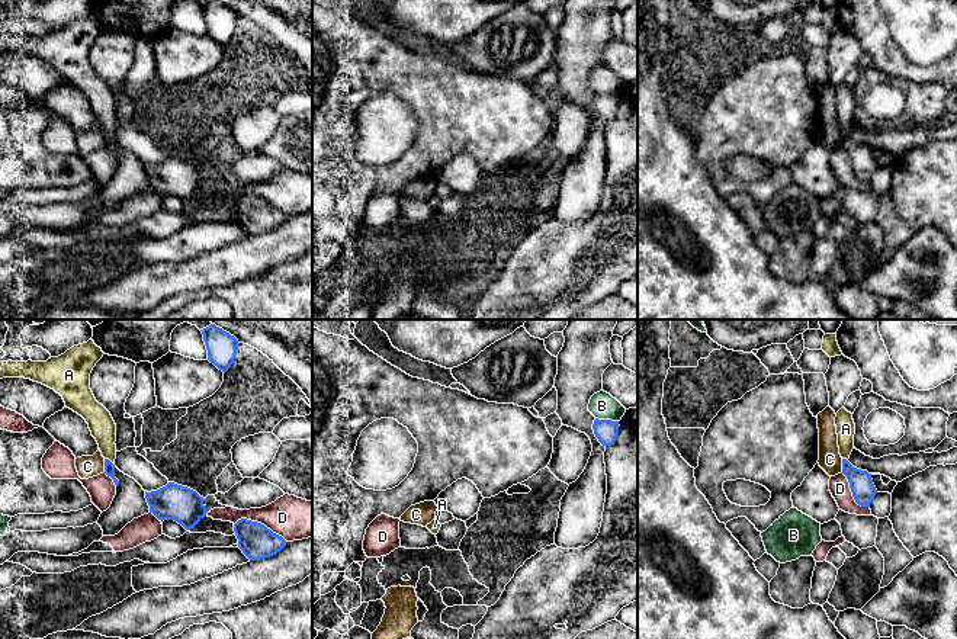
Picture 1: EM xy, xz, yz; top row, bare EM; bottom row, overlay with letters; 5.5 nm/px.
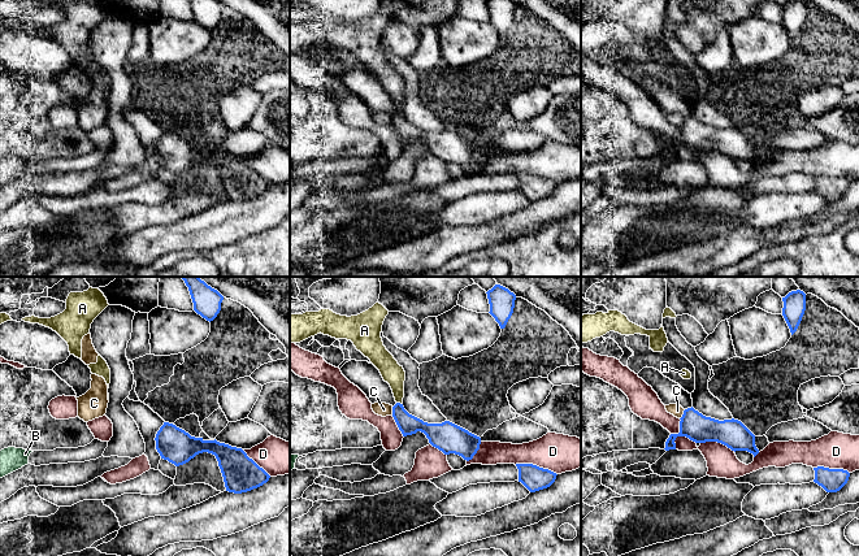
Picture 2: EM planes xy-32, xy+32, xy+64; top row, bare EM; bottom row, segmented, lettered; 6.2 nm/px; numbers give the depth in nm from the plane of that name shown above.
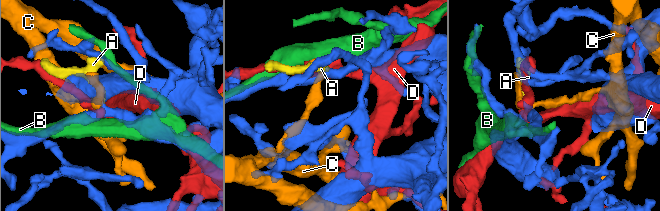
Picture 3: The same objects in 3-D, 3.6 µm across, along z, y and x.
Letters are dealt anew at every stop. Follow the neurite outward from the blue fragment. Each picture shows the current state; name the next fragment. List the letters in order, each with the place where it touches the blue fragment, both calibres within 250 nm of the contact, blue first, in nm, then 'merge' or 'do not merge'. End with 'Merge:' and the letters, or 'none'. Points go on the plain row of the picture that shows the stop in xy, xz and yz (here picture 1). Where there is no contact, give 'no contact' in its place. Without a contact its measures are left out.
A: contact xy (109, 135); calibres 60 and 140 nm; merge
B: contact xz (607, 95); calibres 130 and 150 nm; do not merge
C: contact xy (105, 141); calibres 60 and 130 nm; do not merge
D: contact xy (260, 198); calibres 190 and 240 nm; do not merge
Merge: A

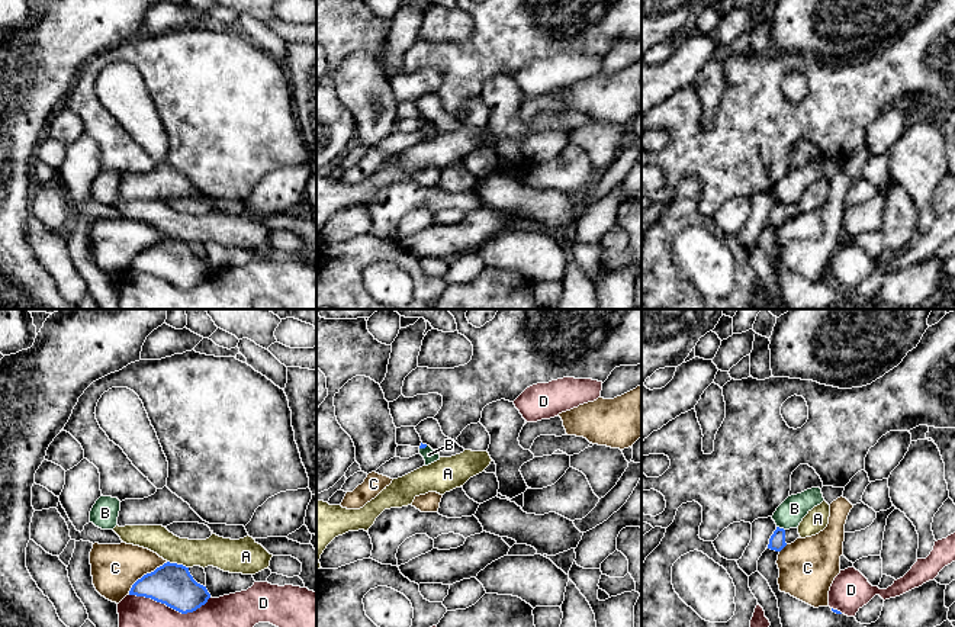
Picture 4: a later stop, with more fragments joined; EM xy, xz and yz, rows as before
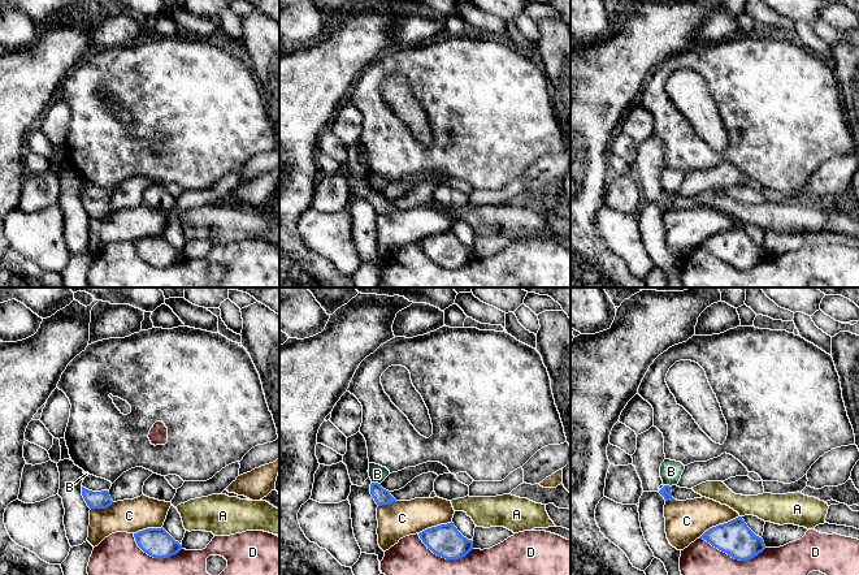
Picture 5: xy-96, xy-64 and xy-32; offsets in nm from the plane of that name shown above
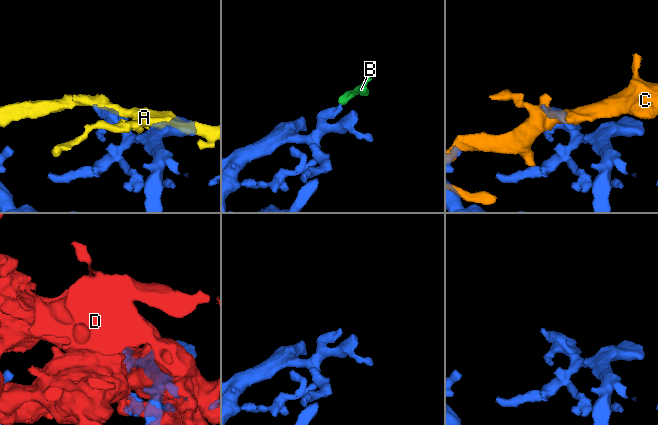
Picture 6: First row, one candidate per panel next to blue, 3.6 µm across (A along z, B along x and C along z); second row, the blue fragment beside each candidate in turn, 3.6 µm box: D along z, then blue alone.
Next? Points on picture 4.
A: contact xy (176, 238); calibres 240 and 170 nm; do not merge
B: contact yz (781, 203); calibres 90 and 150 nm; do not merge
C: contact xy (147, 248); calibres 240 and 280 nm; do not merge
D: contact xy (170, 282); calibres 240 and 360 nm; do not merge
Merge: none

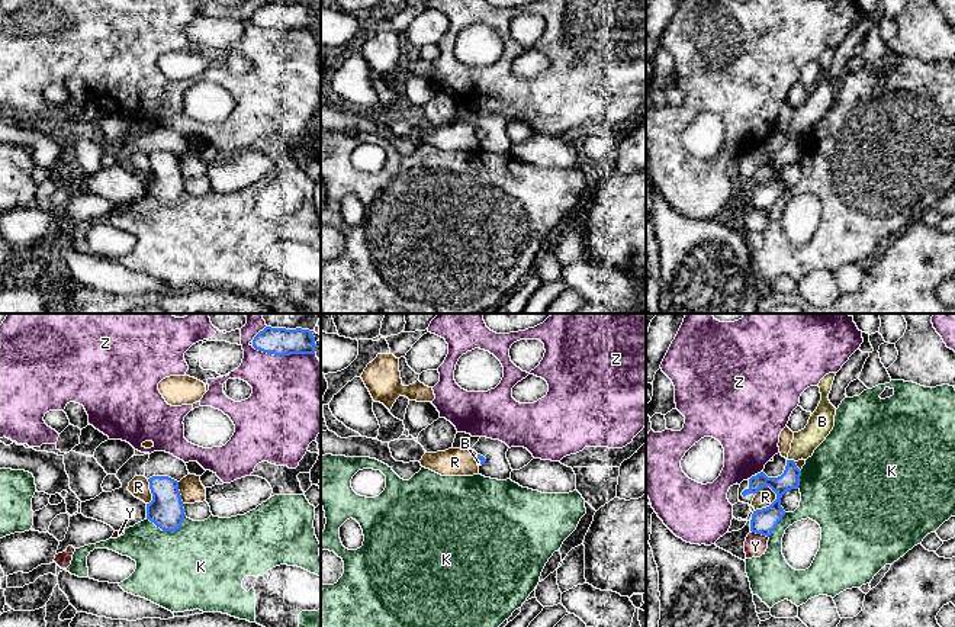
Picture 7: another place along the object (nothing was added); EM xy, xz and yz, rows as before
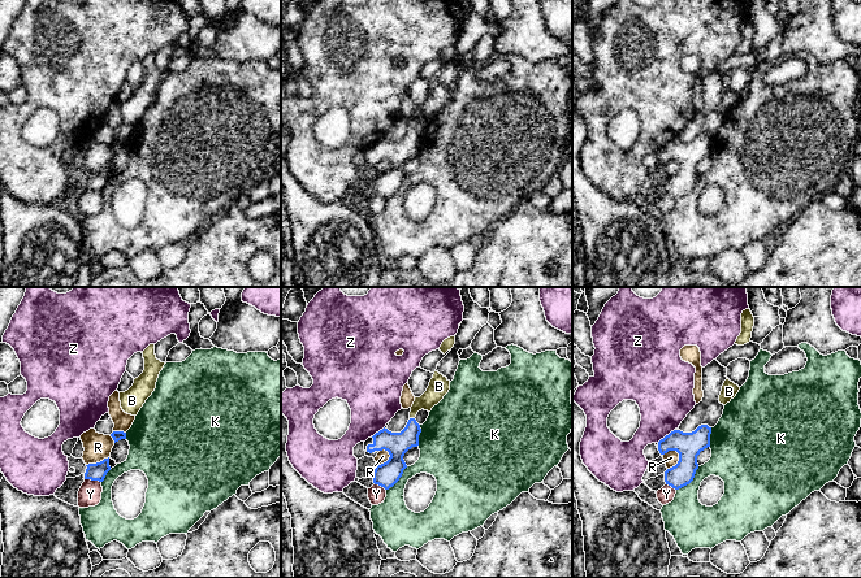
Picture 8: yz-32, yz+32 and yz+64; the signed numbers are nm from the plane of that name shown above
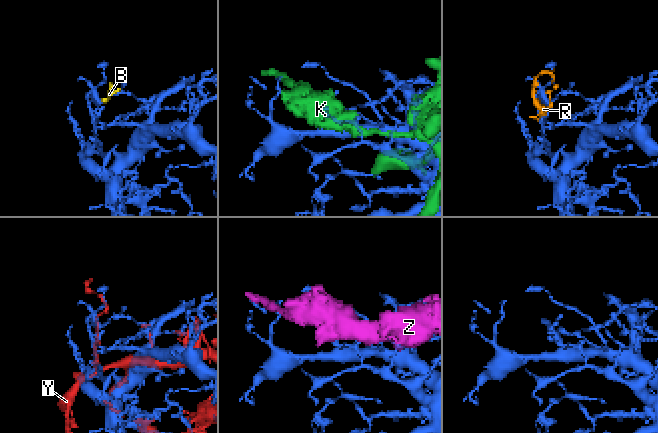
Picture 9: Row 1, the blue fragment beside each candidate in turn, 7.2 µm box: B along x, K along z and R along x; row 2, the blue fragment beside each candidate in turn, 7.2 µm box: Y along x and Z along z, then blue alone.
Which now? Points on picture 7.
B: contact yz (791, 135); calibres 110 and 140 nm; merge
K: contact xy (167, 205); calibres 190 and 460 nm; do not merge
R: contact yz (772, 177); calibres 150 and 100 nm; do not merge
Y: contact yz (759, 208); calibres 150 and 120 nm; do not merge
Z: contact xy (283, 29); calibres 160 and 480 nm; do not merge
Merge: B

